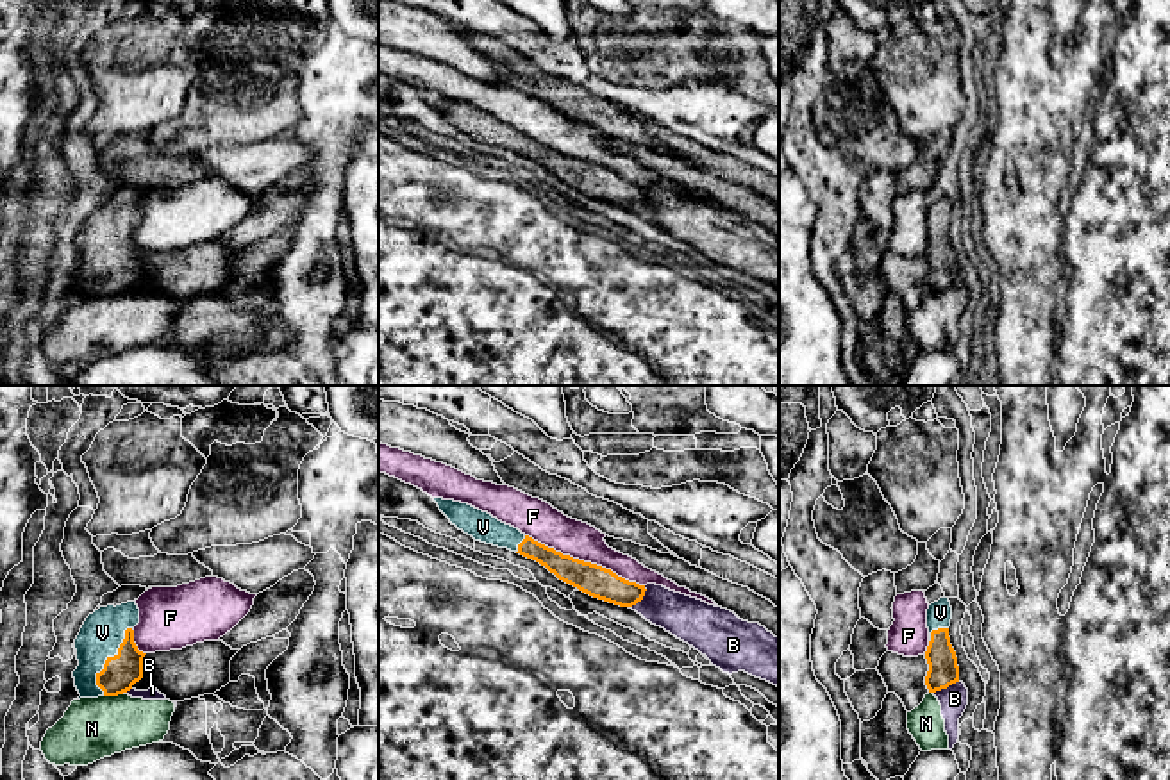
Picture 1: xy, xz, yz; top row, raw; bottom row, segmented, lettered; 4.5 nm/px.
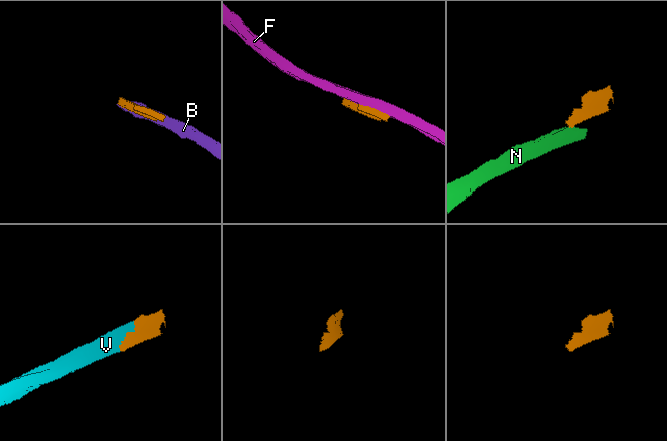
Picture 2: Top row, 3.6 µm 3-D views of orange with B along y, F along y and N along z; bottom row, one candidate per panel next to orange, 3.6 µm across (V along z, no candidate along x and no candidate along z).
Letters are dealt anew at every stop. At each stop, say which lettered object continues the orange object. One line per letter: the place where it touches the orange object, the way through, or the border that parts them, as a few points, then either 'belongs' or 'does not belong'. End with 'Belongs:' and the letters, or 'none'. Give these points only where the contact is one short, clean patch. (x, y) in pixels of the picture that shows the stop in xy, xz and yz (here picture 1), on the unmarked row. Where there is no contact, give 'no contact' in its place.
B: xz (642, 199) | does not belong
F: xz (583, 161) | does not belong
N: xy (113, 295) | along xy (122, 293), (104, 297) | does not belong
V: xy (108, 259) | belongs
Belongs: V

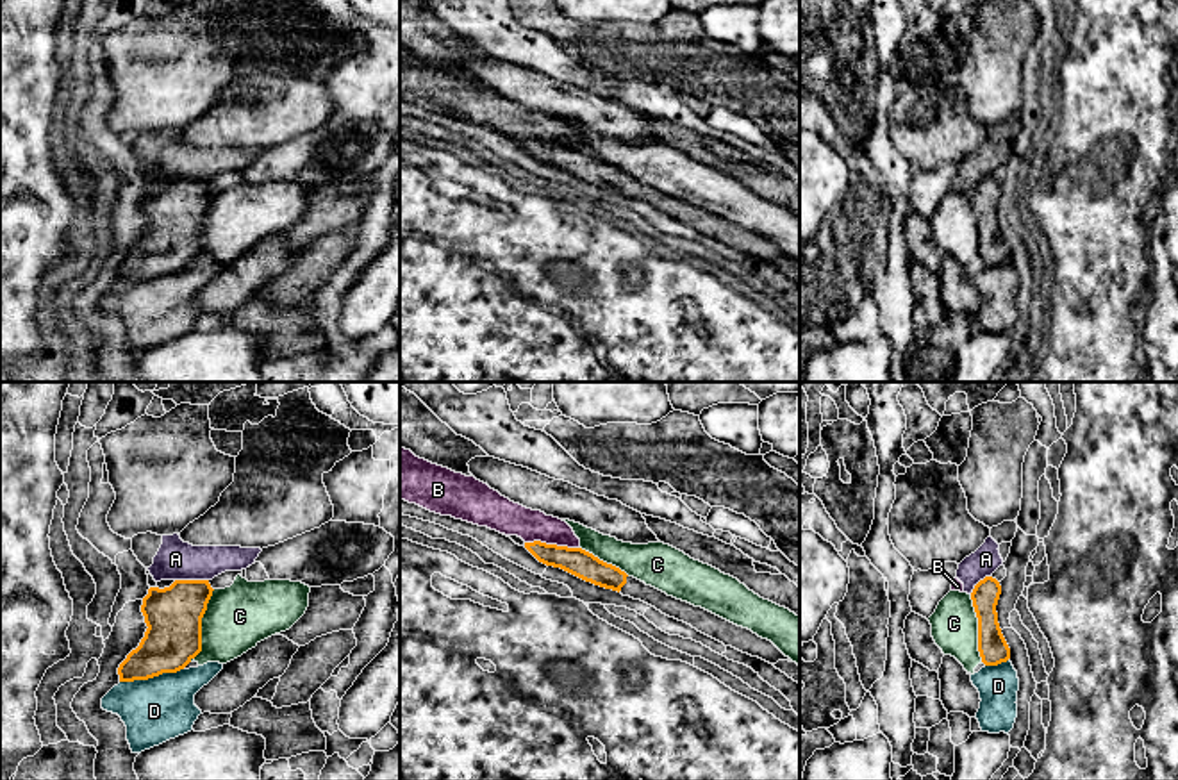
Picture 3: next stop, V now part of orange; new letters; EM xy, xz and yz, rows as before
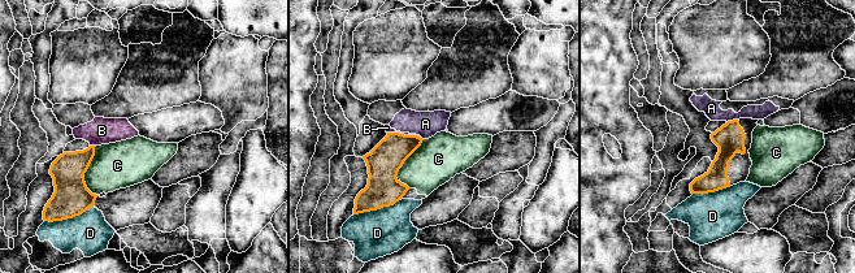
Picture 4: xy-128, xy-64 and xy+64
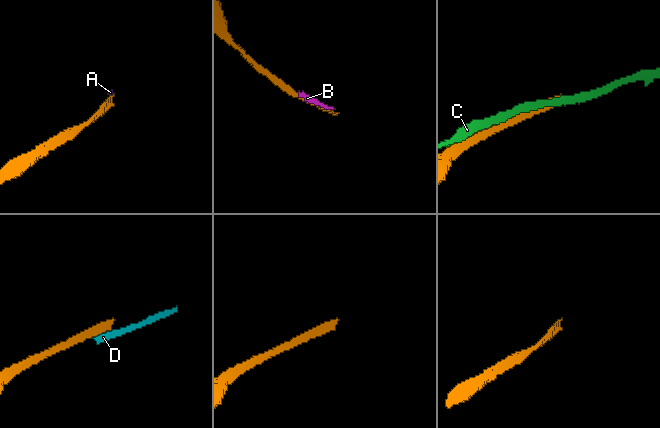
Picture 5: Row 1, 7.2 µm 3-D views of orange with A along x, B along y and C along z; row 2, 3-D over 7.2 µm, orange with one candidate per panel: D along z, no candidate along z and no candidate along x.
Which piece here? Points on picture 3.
A: xy (191, 181) | along xy (175, 179), (207, 181) | does not belong
B: xz (552, 145) | along xz (525, 141), (579, 149) | does not belong
C: xy (200, 225) | does not belong
D: xy (150, 277) | does not belong
Belongs: none

